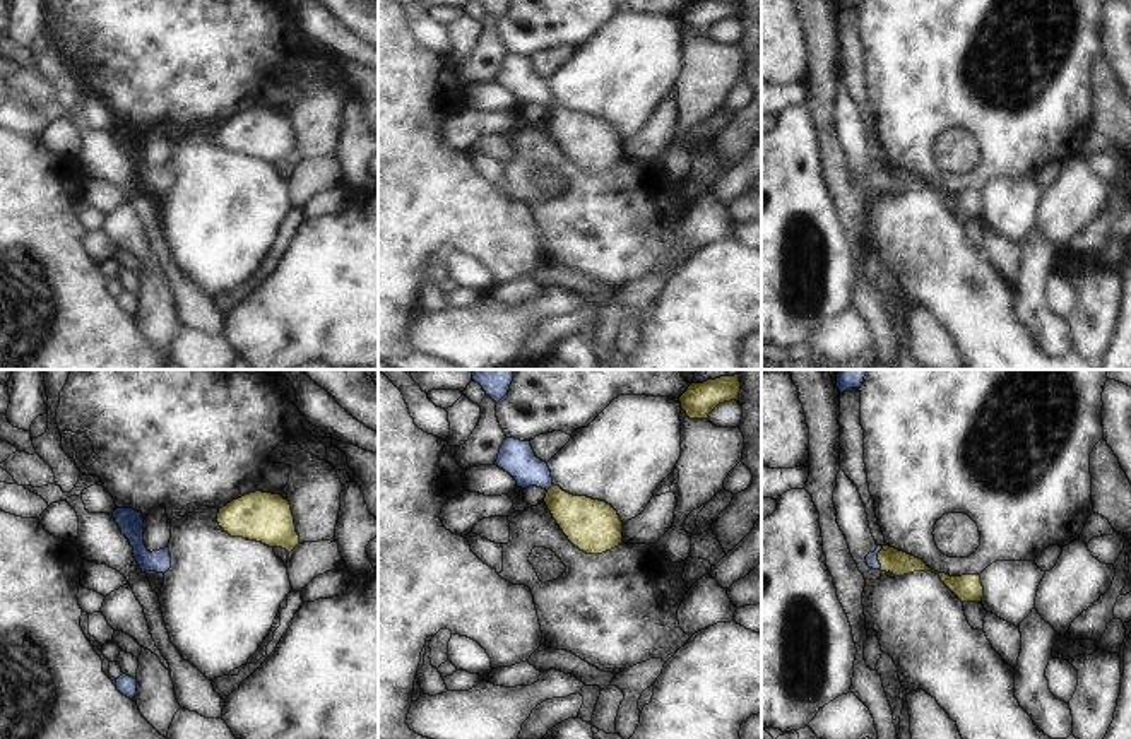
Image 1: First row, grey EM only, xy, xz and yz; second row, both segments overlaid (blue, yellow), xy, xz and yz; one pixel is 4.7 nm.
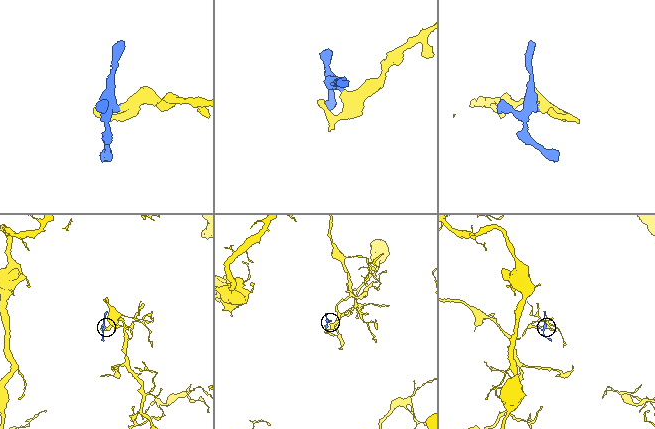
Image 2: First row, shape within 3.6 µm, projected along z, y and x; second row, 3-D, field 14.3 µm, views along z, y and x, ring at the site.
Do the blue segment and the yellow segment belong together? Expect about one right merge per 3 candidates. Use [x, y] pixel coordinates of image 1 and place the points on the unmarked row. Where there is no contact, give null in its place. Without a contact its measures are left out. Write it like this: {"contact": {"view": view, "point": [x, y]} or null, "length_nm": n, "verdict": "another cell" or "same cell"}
{"contact": {"view": "yz", "point": [876, 175]}, "length_nm": 110, "verdict": "same cell"}

